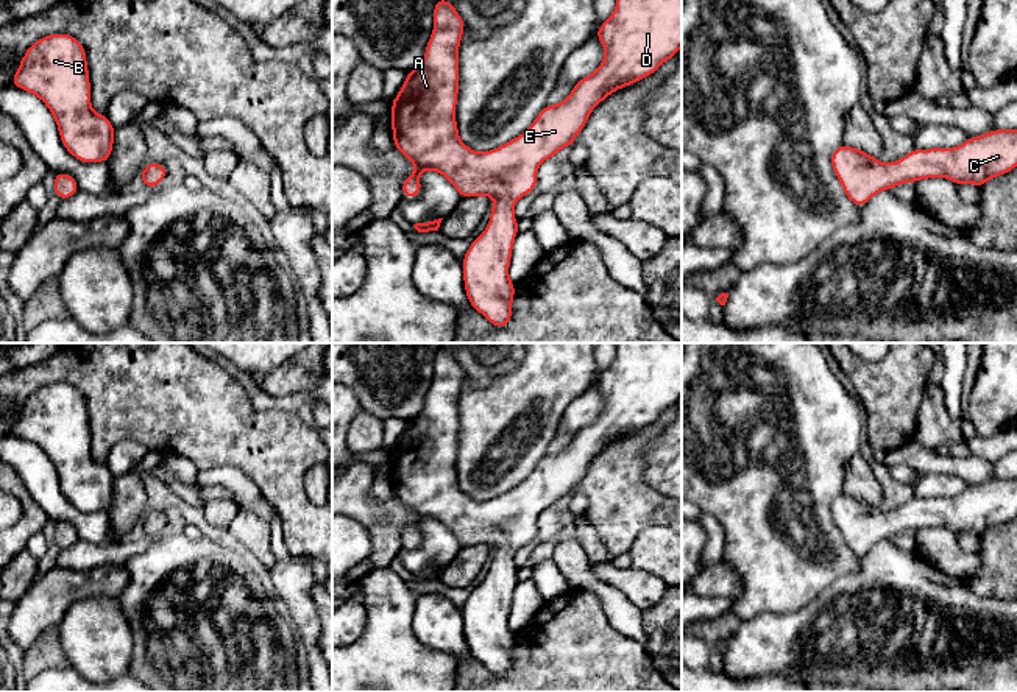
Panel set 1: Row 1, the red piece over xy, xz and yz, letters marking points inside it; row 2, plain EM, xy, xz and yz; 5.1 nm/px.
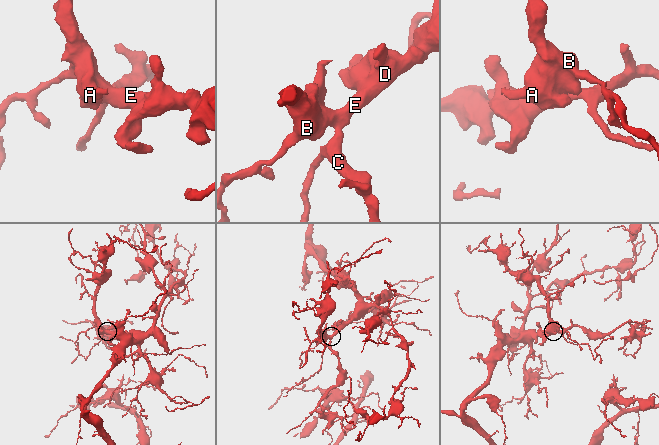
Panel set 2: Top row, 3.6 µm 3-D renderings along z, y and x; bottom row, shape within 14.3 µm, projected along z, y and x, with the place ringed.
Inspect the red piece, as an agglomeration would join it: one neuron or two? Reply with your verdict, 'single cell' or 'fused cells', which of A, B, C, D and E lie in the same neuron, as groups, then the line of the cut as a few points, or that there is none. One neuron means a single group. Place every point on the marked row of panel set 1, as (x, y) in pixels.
single cell; A B C D E; no cut

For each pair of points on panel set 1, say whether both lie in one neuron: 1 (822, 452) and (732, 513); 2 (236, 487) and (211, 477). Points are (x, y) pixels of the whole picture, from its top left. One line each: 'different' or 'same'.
1: same
2: same

